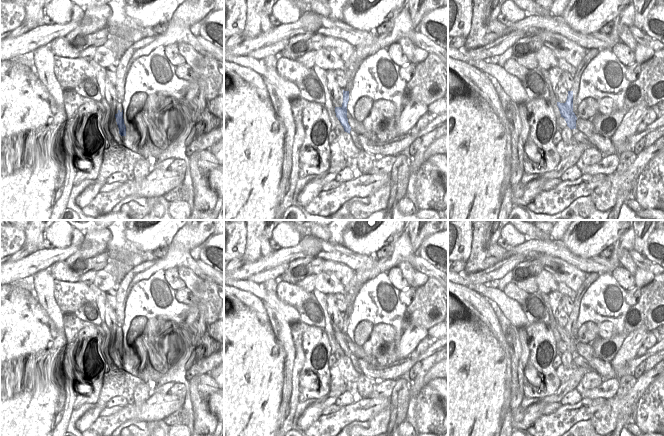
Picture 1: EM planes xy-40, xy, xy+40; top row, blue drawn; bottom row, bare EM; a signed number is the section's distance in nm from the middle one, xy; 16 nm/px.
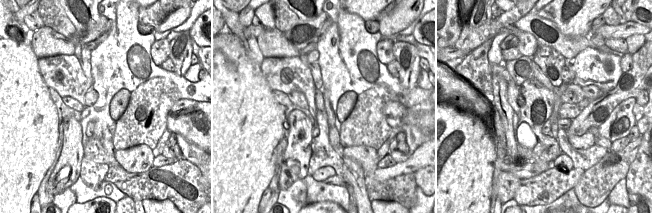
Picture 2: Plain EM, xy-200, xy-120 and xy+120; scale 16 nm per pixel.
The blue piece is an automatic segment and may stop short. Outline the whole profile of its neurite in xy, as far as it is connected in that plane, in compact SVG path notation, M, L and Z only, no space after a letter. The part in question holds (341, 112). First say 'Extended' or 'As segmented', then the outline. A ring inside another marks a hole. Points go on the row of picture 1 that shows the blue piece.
As segmented. M343 90L343 103L341 107L335 107L336 117L344 128L344 131L350 134L351 127L347 118L347 104L349 101L349 91Z

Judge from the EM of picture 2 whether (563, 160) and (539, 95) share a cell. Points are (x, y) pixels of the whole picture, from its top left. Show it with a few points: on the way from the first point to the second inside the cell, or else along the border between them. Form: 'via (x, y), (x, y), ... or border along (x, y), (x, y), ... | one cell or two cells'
border along (562, 153), (554, 161) | two cells

